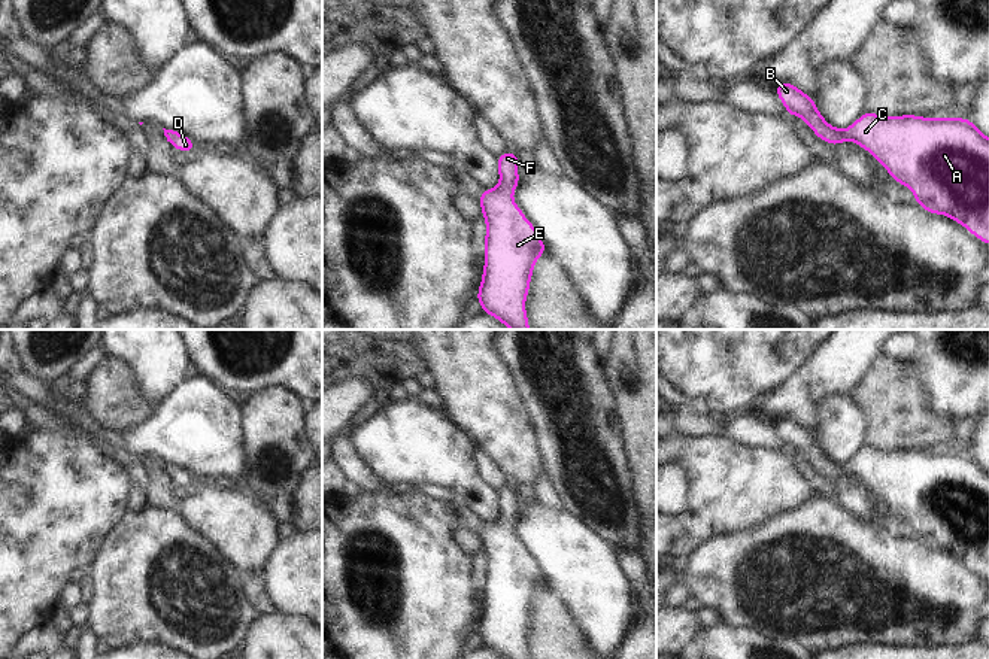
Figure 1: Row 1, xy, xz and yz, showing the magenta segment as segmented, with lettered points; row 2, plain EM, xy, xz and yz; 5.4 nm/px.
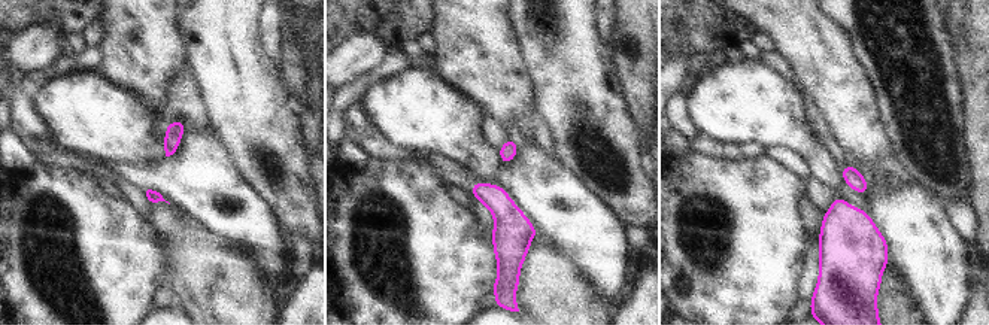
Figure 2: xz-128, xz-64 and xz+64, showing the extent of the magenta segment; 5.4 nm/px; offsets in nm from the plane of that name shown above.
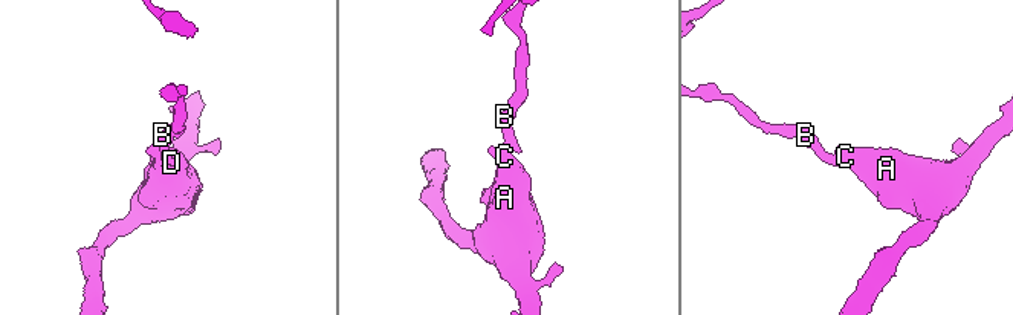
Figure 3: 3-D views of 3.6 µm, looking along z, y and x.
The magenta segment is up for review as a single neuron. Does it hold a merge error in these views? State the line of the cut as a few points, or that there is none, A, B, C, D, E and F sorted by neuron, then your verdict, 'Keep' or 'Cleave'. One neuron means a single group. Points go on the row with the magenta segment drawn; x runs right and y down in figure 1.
No split. Groups: A B C D E F. Keep.

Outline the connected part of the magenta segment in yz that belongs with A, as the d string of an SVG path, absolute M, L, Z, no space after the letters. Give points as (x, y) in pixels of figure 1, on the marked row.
M783 82L776 85L774 91L786 113L800 116L817 139L832 146L846 140L858 143L885 167L892 180L910 188L914 201L923 210L953 219L976 239L989 245L989 137L970 118L885 116L865 112L841 130L828 124L814 100L797 85Z

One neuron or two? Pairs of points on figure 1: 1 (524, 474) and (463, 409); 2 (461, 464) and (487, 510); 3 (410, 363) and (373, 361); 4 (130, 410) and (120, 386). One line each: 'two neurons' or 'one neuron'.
1: one neuron
2: one neuron
3: one neuron
4: one neuron

